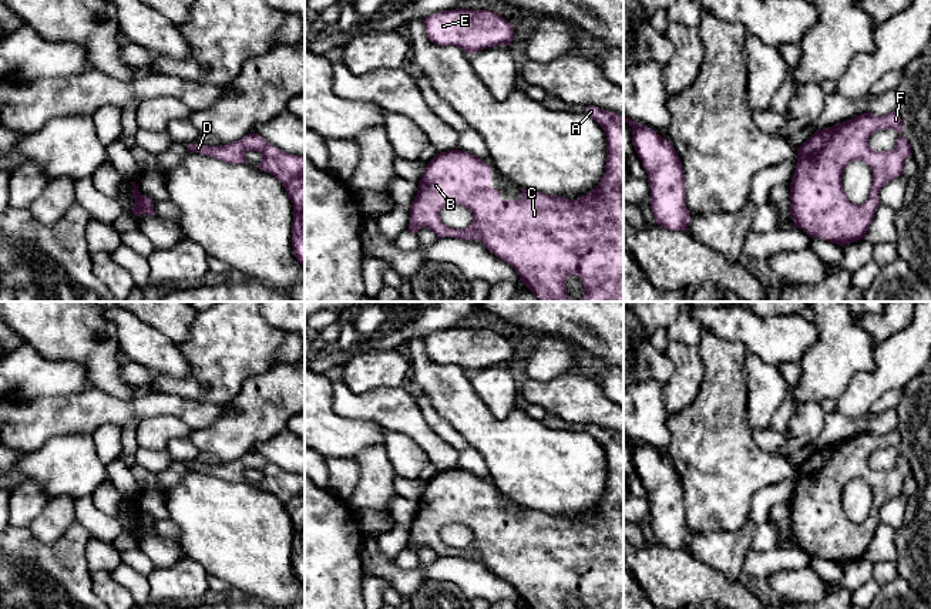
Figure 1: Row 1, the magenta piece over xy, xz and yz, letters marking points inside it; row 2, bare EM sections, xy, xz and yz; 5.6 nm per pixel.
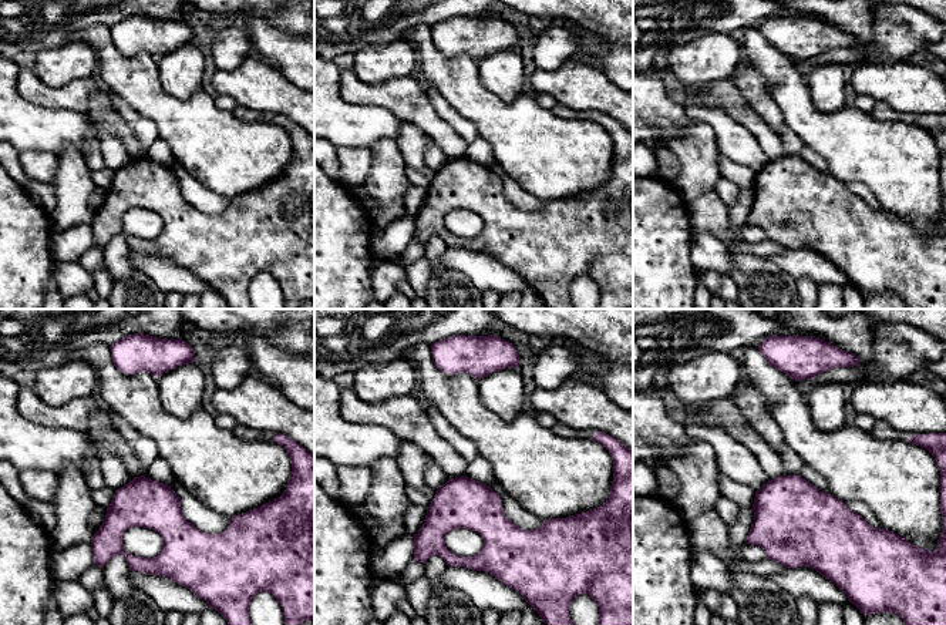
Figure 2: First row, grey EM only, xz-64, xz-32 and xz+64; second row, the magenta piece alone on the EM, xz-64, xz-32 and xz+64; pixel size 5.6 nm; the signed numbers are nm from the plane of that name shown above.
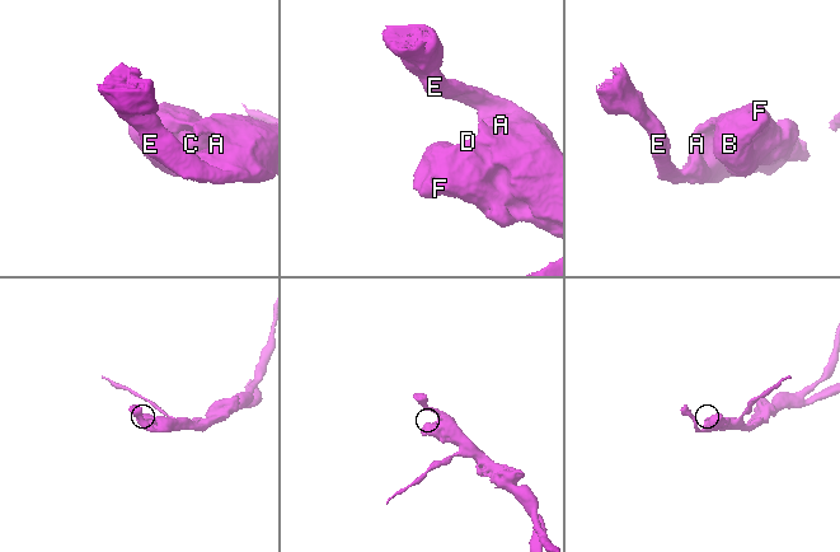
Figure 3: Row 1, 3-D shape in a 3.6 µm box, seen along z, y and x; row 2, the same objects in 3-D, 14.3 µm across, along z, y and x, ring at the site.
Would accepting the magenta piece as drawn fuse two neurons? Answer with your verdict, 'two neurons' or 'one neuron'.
one neuron

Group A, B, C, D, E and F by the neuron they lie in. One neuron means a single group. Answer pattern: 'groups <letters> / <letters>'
groups A B C D E F

